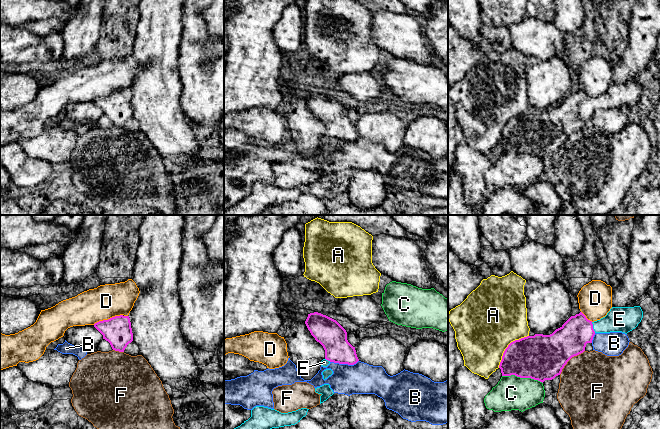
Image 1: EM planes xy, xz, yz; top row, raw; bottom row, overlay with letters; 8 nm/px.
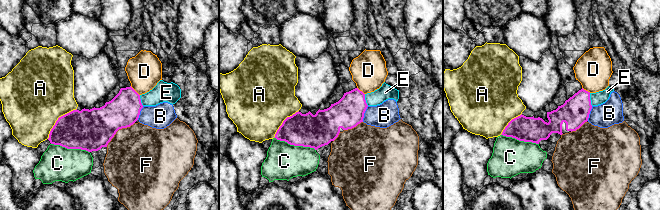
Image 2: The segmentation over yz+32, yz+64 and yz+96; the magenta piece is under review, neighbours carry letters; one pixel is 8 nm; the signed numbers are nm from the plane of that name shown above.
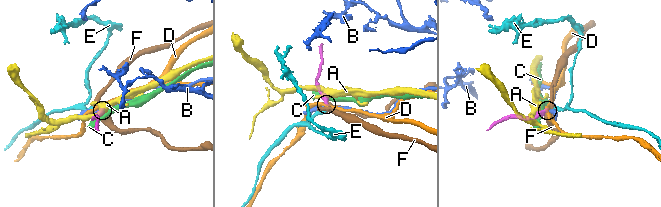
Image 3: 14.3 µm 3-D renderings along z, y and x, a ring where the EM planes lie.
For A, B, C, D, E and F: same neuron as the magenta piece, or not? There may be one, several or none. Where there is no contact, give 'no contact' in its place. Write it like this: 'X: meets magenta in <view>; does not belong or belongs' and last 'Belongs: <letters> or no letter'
A: meets magenta in yz; does not belong
B: meets magenta in xz; does not belong
C: meets magenta in yz; does not belong
D: meets magenta in xy; does not belong
E: meets magenta in yz; belongs
F: meets magenta in yz; does not belong
Belongs: E

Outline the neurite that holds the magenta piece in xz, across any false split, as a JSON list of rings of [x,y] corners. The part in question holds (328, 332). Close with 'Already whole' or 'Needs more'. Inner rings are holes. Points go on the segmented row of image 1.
[[[314,312],[308,314],[305,324],[325,350],[321,366],[327,367],[331,362],[354,365],[359,361],[355,347],[347,340],[346,330],[336,320]]]. Needs more

